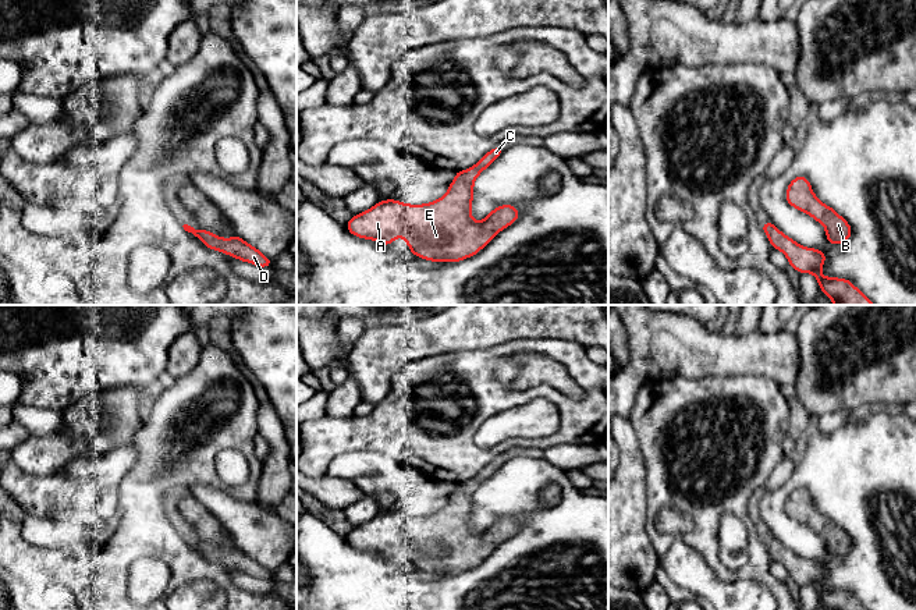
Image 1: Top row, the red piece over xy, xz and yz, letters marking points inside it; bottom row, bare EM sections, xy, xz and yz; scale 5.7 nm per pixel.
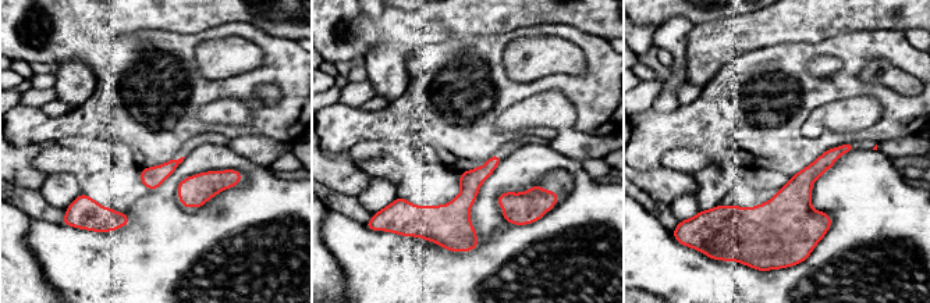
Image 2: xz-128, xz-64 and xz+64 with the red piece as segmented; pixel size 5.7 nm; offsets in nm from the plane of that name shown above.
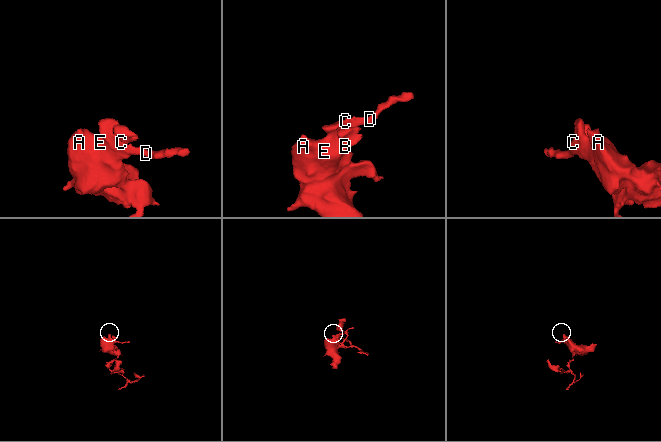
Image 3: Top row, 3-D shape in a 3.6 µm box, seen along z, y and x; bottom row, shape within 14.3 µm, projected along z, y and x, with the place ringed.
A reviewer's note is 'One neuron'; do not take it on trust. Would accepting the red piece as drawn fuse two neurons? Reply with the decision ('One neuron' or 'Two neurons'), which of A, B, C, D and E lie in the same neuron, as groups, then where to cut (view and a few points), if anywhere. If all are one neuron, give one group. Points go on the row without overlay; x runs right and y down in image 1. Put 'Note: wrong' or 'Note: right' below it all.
One neuron. Groups: A B C D E. No split
Note: right

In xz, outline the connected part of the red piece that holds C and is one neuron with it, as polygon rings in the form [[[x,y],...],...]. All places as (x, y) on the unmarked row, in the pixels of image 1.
[[[496,458],[475,478],[455,483],[447,506],[432,515],[380,513],[355,526],[345,539],[355,549],[388,558],[402,549],[411,565],[432,574],[459,574],[473,568],[519,529],[519,522],[512,517],[496,519],[482,533],[475,533],[471,525],[473,493],[504,464]]]

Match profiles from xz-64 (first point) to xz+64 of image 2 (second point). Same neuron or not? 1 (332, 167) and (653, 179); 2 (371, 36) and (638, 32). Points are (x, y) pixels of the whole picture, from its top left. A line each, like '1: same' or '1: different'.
1: same
2: same

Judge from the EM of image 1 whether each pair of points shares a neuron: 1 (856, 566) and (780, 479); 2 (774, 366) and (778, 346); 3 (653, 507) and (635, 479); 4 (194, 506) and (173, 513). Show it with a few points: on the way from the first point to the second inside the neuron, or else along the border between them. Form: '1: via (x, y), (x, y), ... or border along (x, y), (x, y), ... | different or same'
1: border along (795, 464), (794, 472), (780, 486), (767, 490) | different
2: via (774, 361), (778, 351) | same
3: border along (643, 464), (646, 472), (646, 529) | different
4: border along (187, 495), (180, 502), (178, 511), (199, 536) | different

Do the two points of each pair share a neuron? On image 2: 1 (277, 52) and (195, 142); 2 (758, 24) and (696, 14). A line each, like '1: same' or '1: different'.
1: different
2: different

